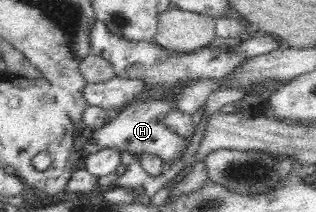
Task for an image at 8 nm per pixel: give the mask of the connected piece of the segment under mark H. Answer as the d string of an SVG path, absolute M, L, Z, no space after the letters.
M100 20L90 22L88 26L88 37L91 52L102 56L113 63L117 77L126 79L137 79L144 84L144 92L140 99L124 108L115 118L107 122L102 128L94 129L91 142L96 142L98 148L111 147L119 152L130 152L131 154L154 154L164 162L181 159L189 142L177 131L173 131L167 123L165 116L179 110L177 105L177 92L189 84L199 83L199 80L212 80L216 84L223 84L222 88L241 89L245 95L253 94L257 90L267 90L275 94L279 88L283 88L288 80L277 80L271 77L259 77L240 88L238 84L230 84L230 77L235 76L243 64L247 64L252 56L237 54L235 46L209 46L201 47L194 51L179 52L170 51L159 43L151 41L129 40L127 37L119 36L109 30L105 23Z

